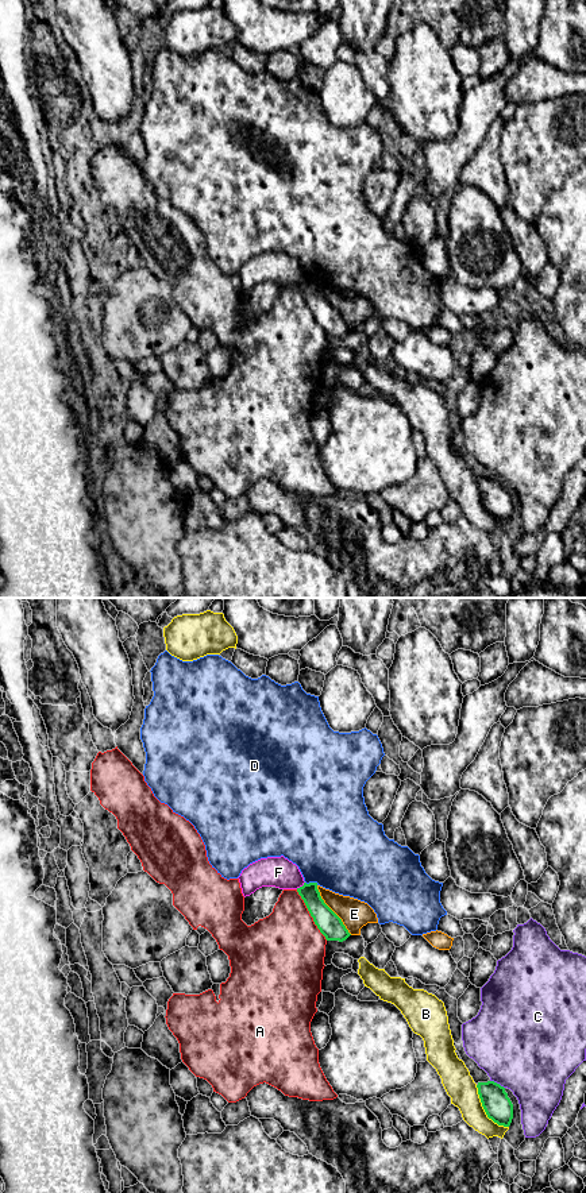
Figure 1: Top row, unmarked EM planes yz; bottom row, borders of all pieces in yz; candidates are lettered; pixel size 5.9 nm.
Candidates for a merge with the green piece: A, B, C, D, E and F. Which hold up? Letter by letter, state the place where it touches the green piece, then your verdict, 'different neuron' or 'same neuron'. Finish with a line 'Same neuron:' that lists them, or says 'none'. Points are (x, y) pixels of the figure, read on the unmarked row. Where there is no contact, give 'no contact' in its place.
A: yz (311, 311) | different neuron
B: yz (485, 506) | different neuron
C: yz (496, 478) | different neuron
D: yz (312, 278) | different neuron
E: yz (331, 305) | different neuron
F: yz (300, 282) | different neuron
Same neuron: none

